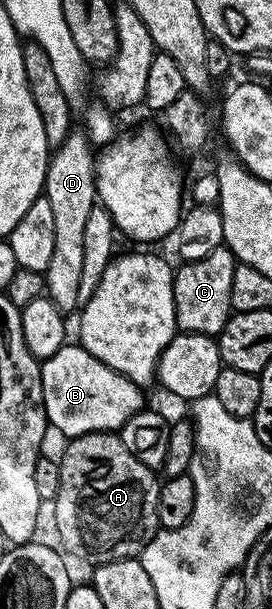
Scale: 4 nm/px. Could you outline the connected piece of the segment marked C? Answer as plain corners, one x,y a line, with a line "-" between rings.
227,247
216,248
207,258
186,260
173,274
173,301
177,315
177,327
182,333
194,332
218,337
229,320
231,309
231,278
239,267
239,261

